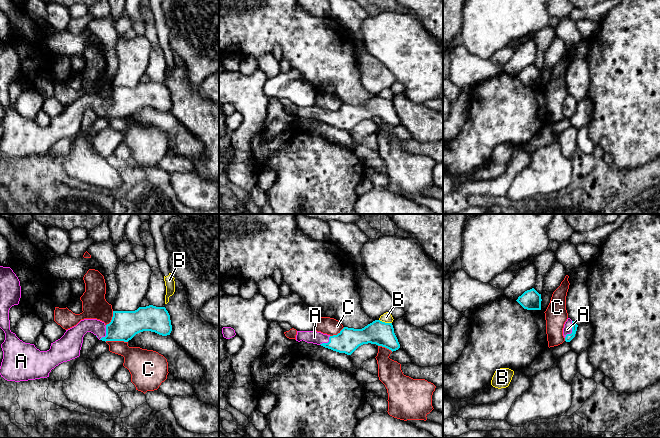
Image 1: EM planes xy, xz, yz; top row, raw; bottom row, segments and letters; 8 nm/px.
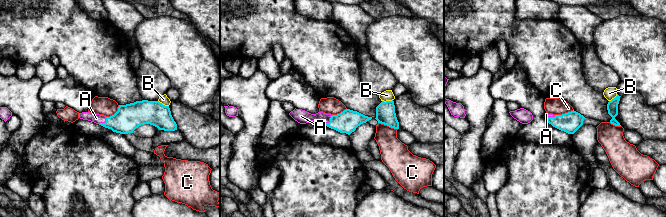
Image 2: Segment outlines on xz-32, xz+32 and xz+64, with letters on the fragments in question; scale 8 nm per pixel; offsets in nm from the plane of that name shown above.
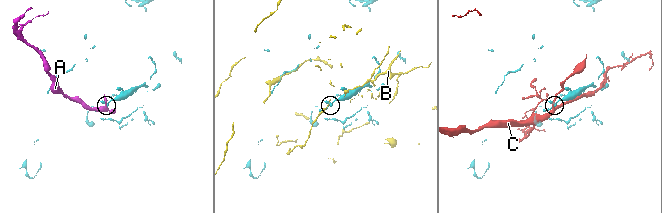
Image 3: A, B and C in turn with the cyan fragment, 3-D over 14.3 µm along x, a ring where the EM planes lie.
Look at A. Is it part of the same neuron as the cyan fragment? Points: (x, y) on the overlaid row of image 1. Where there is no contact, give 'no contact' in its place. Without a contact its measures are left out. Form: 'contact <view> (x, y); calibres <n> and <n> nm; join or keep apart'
contact yz (572, 330); calibres 60 and 70 nm; join

